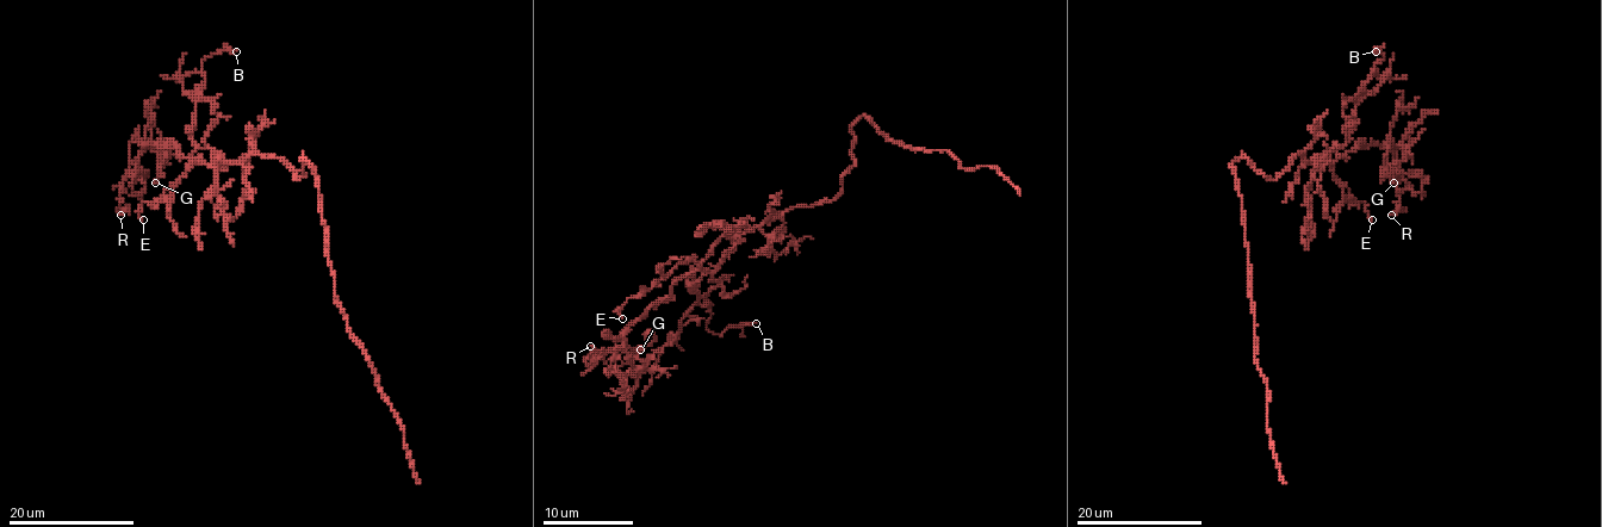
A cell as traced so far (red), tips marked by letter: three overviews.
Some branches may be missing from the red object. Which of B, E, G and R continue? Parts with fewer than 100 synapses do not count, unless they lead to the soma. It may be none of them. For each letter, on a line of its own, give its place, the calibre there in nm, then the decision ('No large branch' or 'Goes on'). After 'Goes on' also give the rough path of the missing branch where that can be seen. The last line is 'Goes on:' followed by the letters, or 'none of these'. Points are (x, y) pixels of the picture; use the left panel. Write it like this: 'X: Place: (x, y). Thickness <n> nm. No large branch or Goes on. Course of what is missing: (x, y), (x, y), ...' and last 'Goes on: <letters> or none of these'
B: Place: (236, 51). Thickness 170 nm. No large branch
E: Place: (143, 219). Thickness 120 nm. No large branch
G: Place: (155, 183). Thickness 180 nm. No large branch
R: Place: (120, 215). Thickness 70 nm. No large branch
Goes on: none of these

